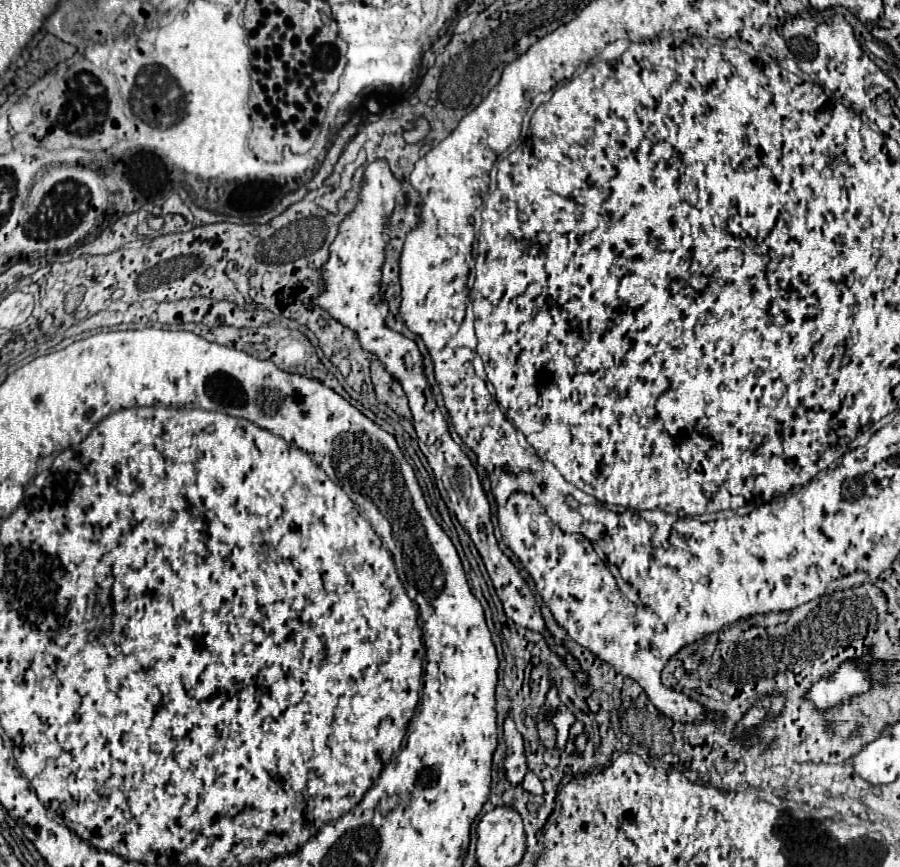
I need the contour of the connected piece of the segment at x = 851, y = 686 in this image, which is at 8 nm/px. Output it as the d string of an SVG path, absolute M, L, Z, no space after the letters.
M849 660L837 670L833 678L825 678L813 684L807 696L815 702L817 708L827 710L839 704L843 698L865 692L867 688L869 688L869 682L865 680L865 670L857 670L857 662Z

